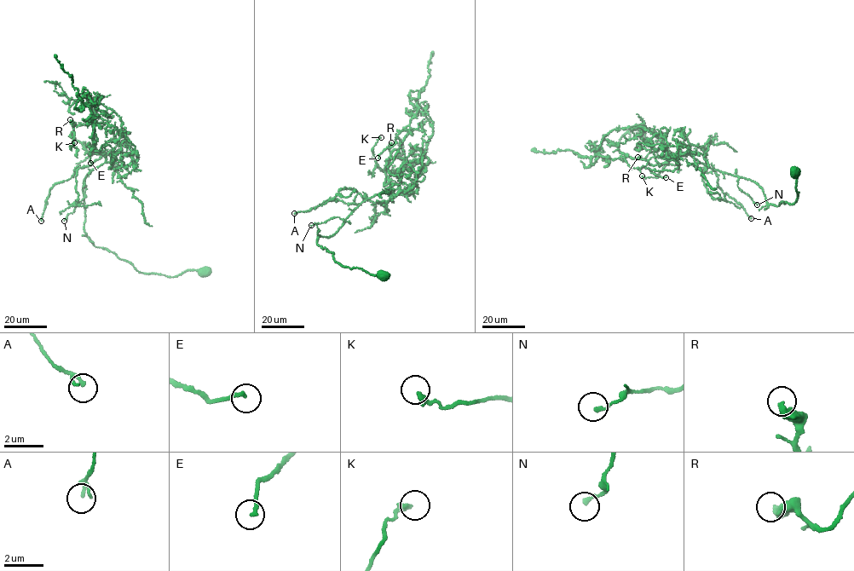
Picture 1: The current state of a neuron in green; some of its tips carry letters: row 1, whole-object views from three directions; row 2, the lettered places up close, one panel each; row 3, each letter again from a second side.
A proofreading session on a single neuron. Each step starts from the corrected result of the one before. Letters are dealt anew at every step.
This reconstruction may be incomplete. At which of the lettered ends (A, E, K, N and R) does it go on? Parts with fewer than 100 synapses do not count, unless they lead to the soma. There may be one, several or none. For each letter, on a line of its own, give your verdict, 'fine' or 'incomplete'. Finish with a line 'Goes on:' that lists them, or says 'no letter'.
A: fine
E: fine
K: fine
N: fine
R: fine
Goes on: no letter

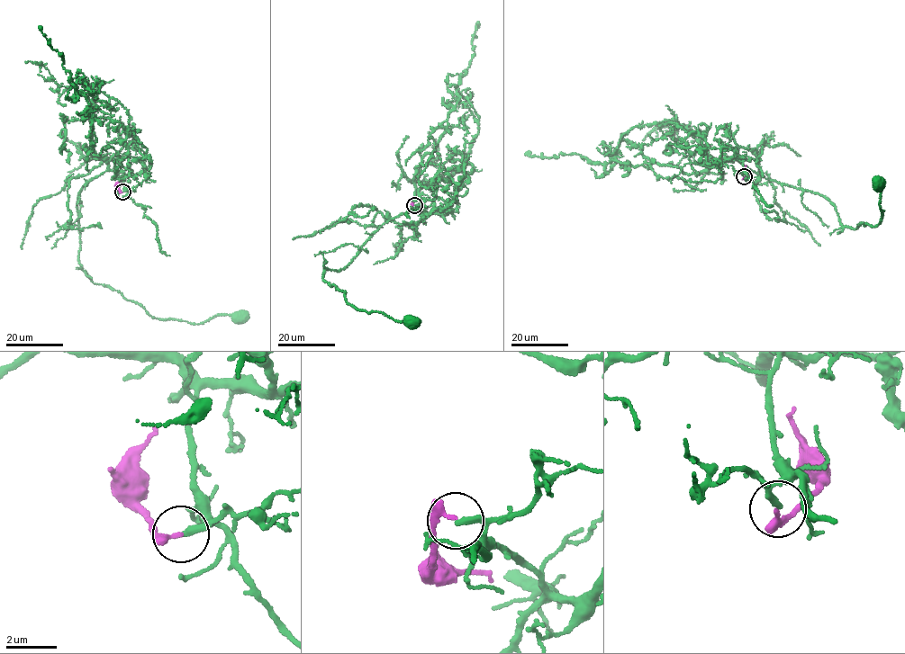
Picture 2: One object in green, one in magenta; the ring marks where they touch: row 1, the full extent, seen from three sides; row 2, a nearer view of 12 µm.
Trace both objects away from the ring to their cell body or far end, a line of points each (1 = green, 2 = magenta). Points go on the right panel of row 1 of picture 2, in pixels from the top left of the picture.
1: (744, 176), (744, 158), (758, 174), (823, 196), (840, 223), (856, 228), (878, 225), (879, 185)
2: (743, 176), (748, 173), (746, 165)

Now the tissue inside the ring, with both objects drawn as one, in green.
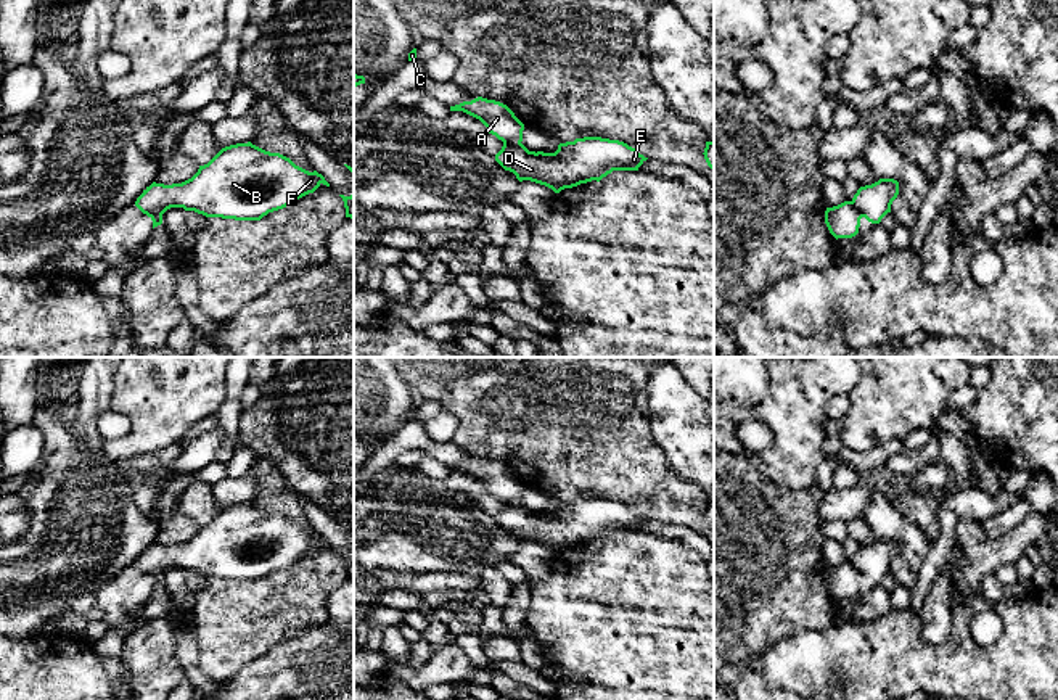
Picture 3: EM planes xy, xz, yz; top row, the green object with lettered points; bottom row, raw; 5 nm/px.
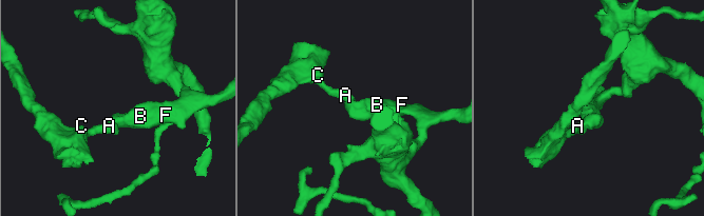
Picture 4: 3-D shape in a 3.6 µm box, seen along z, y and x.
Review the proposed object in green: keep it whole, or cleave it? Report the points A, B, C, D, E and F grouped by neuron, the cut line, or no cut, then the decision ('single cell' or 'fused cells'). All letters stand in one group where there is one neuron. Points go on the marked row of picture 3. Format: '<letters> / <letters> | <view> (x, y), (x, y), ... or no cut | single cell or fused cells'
A C / B D E F | xz (504, 142), (520, 144) | fused cells

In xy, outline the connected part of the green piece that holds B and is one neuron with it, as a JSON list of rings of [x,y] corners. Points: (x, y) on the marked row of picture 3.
[[[248,142],[222,148],[182,183],[153,182],[135,206],[151,219],[162,217],[170,208],[183,208],[206,217],[260,220],[322,183],[330,187],[317,171],[309,172],[283,154]]]

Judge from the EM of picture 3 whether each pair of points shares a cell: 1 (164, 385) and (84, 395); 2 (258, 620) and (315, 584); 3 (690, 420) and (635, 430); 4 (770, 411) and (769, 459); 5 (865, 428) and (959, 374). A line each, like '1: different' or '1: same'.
1: different
2: same
3: different
4: same
5: same

